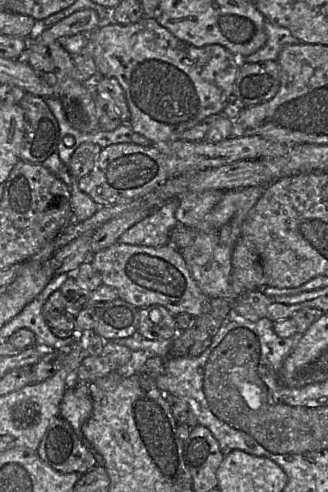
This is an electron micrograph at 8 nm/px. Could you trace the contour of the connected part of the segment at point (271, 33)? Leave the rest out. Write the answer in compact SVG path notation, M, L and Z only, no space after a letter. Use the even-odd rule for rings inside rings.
M267 20L264 21L264 33L266 35L265 44L253 54L241 59L240 62L257 63L267 60L277 61L284 46L301 43L288 29L277 26Z

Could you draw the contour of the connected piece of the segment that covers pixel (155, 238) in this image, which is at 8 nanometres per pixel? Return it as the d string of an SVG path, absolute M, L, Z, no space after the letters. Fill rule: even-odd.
M172 199L153 210L150 215L125 231L118 243L161 247L169 244L170 233L178 224L175 212L179 199Z

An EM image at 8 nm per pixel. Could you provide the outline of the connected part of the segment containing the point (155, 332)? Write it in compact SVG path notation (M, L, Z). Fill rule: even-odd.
M148 306L139 309L138 329L148 340L174 339L179 329L176 317L163 306Z

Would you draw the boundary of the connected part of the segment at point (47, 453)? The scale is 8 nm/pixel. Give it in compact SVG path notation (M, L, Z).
M60 415L48 426L37 454L46 464L61 473L75 472L82 475L97 465L92 451Z

